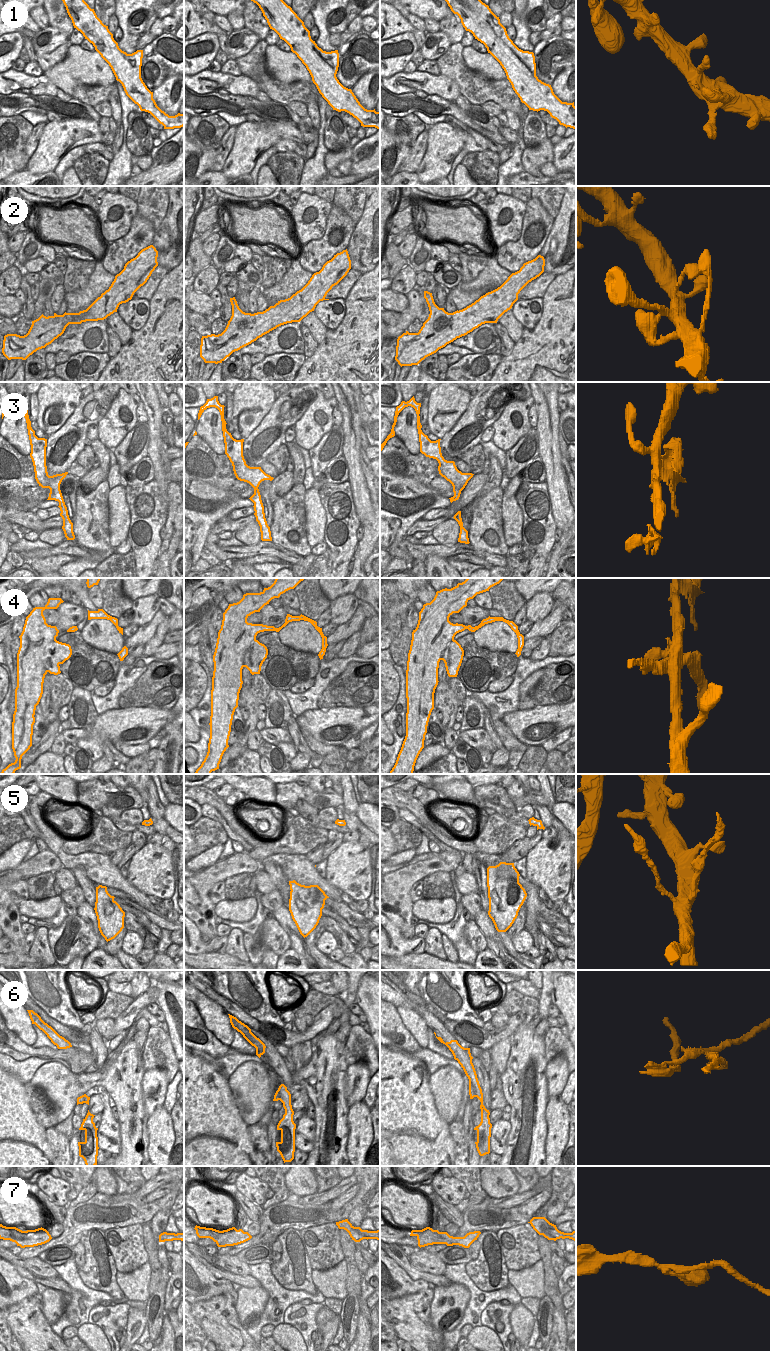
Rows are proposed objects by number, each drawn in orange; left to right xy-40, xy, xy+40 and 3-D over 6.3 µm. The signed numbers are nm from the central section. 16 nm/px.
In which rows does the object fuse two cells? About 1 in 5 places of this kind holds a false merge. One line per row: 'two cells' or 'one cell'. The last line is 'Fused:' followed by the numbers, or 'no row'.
1: one cell
2: one cell
3: one cell
4: two cells
5: one cell
6: two cells
7: one cell
Fused: 4, 6

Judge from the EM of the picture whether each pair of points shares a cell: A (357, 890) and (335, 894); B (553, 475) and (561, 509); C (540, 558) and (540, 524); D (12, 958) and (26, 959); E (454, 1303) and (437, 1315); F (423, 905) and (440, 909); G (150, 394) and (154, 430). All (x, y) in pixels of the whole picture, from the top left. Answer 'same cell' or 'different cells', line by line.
A: different cells
B: same cell
C: same cell
D: same cell
E: same cell
F: same cell
G: same cell

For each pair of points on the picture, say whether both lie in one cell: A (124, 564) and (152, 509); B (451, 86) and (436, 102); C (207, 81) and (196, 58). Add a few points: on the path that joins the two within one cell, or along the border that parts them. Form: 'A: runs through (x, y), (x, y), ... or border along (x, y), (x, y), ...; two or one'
A: border along (131, 550), (136, 567); two
B: border along (428, 94), (437, 94), (454, 102); two
C: border along (206, 68), (194, 75); two

